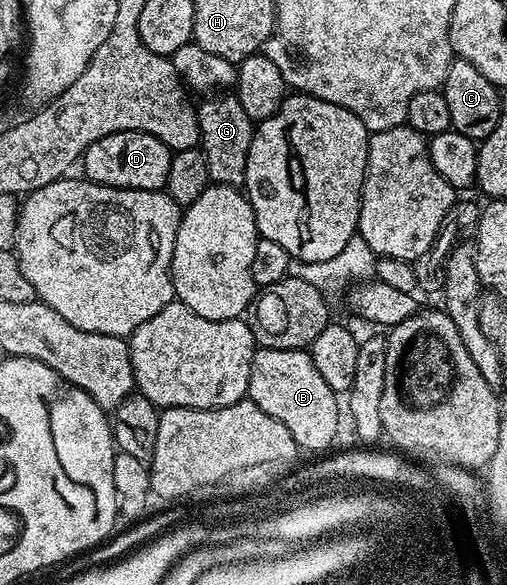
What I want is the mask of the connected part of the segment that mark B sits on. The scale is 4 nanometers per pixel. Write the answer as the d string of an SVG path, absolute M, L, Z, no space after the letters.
M257 348L250 369L247 400L262 407L266 415L274 415L274 419L286 423L286 431L294 435L301 450L309 449L312 455L320 455L332 449L331 439L337 430L341 402L338 394L326 387L322 375L318 375L318 367L314 367L311 352L302 349Z

